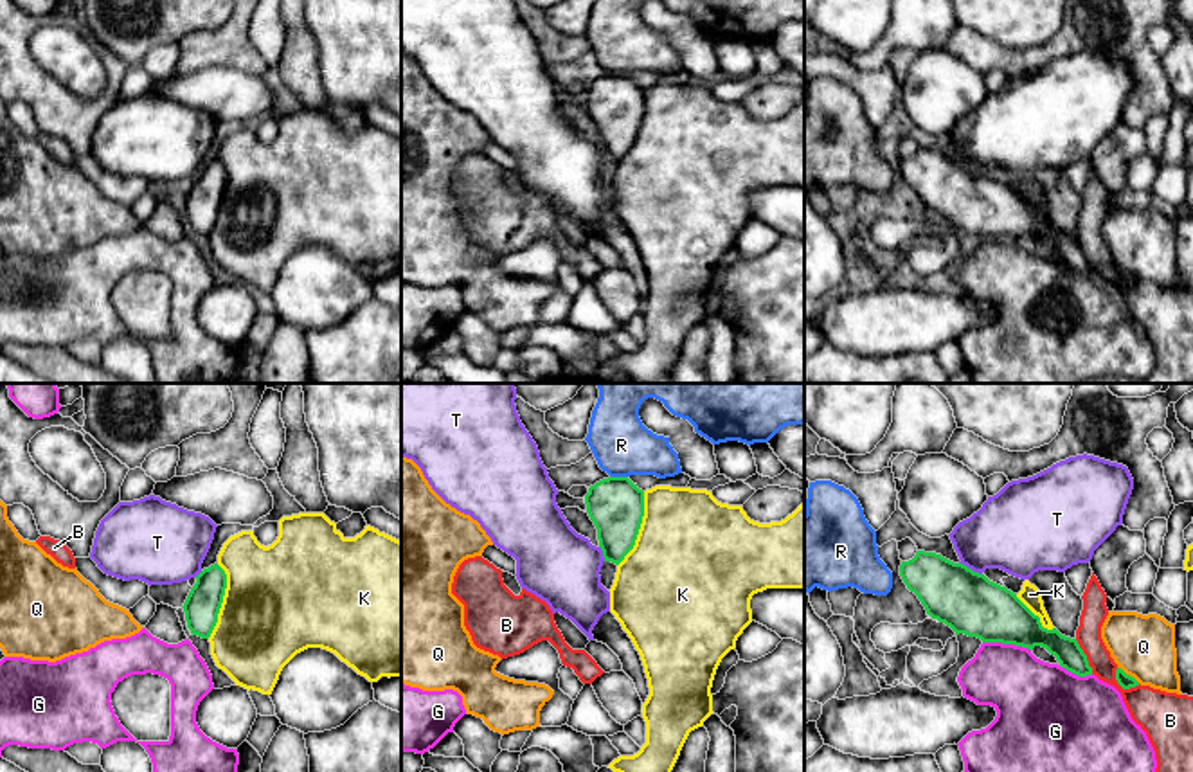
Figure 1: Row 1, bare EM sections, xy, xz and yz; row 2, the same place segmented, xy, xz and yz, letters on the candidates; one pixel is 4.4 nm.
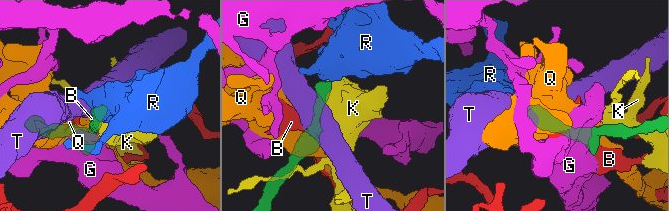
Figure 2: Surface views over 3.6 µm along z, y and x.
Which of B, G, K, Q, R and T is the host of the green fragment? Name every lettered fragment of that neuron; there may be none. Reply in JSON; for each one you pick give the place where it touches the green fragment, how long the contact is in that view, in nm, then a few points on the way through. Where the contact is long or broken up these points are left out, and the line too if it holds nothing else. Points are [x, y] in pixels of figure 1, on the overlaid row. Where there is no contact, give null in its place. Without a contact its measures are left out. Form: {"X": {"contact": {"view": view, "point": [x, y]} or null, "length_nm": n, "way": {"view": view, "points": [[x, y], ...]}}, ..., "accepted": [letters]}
{"R": {"contact": {"view": "xz", "point": [619, 477]}, "length_nm": 80, "way": {"view": "xz", "points": [[616, 506], [619, 477], [621, 445]]}}, "accepted": ["R"]}

